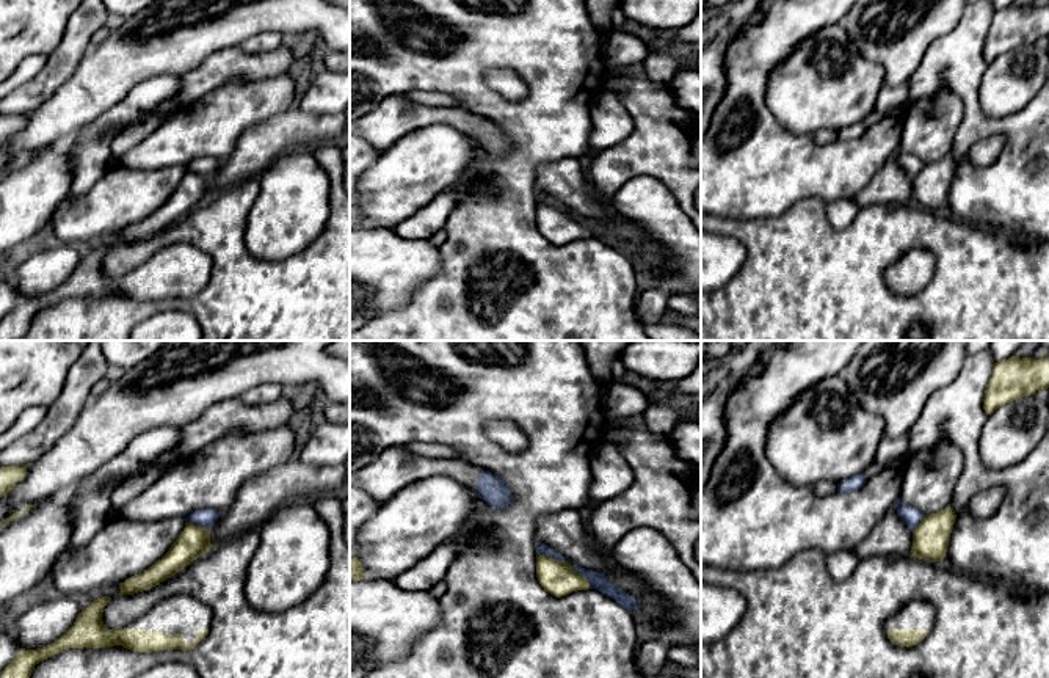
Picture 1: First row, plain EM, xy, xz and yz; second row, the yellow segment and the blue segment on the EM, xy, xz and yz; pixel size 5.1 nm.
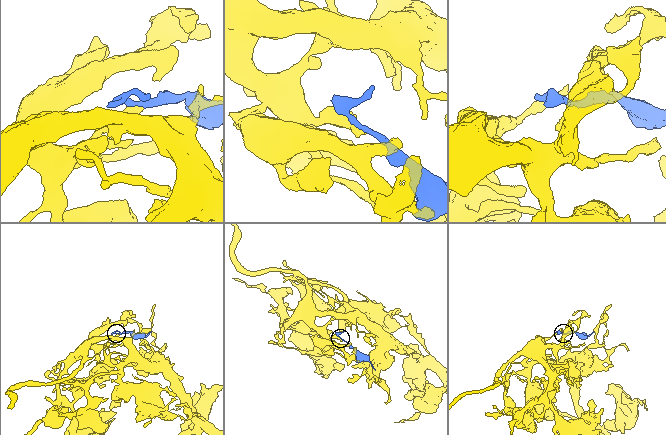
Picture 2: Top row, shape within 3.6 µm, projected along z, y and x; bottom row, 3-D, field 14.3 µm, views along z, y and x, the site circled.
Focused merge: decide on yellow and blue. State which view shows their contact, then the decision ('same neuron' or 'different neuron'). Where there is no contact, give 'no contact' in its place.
contact in xz; different neuron

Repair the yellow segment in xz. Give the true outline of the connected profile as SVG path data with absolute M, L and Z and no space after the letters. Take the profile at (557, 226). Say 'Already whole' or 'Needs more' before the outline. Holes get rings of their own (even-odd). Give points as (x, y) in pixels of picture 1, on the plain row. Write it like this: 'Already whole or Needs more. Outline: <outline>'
Already whole. Outline: M536 199L536 226L550 243L561 246L577 239L591 237L586 226L574 220L571 212L555 209Z

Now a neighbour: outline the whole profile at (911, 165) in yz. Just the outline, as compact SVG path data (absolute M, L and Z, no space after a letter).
M897 151L895 152L895 157L897 157L897 162L900 165L900 168L911 177L914 179L919 171L924 168L924 162L920 159L917 159L916 155L913 154L906 154L906 152L902 152L902 151Z

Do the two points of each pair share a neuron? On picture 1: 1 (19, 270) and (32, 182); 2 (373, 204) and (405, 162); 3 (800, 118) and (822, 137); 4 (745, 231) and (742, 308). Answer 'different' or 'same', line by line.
1: different
2: same
3: different
4: same

